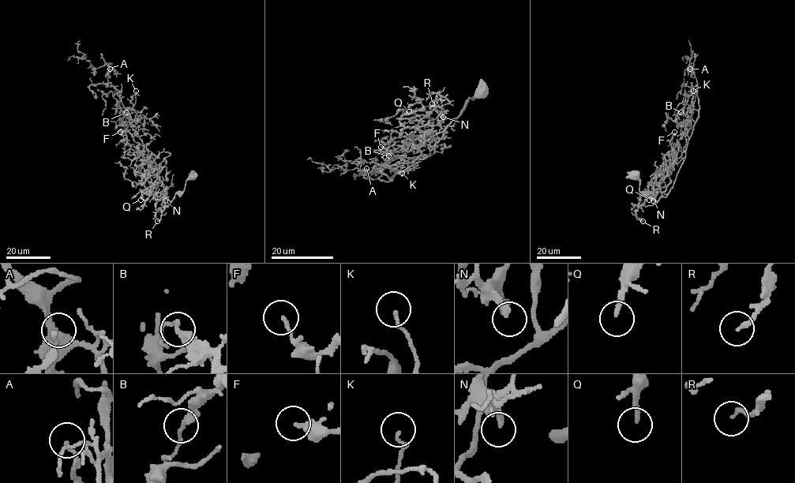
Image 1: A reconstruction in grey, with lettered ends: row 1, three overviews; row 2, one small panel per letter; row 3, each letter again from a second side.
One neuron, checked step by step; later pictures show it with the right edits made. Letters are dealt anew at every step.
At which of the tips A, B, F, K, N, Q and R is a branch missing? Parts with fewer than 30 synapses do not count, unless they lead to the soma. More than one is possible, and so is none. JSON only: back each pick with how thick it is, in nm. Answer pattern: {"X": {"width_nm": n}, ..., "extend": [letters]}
{"extend": []}

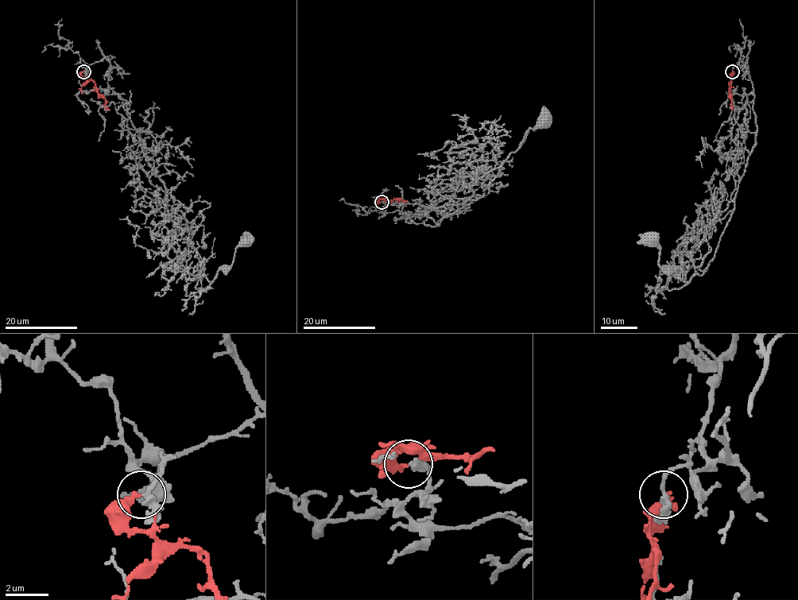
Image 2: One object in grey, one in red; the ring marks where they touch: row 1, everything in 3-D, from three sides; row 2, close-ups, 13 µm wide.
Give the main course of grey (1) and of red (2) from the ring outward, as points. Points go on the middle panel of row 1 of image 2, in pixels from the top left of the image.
1: (381, 202), (382, 211), (410, 212), (406, 222), (435, 226), (462, 206), (474, 193), (470, 187), (543, 121)
2: (381, 202), (380, 199), (394, 199), (407, 200)

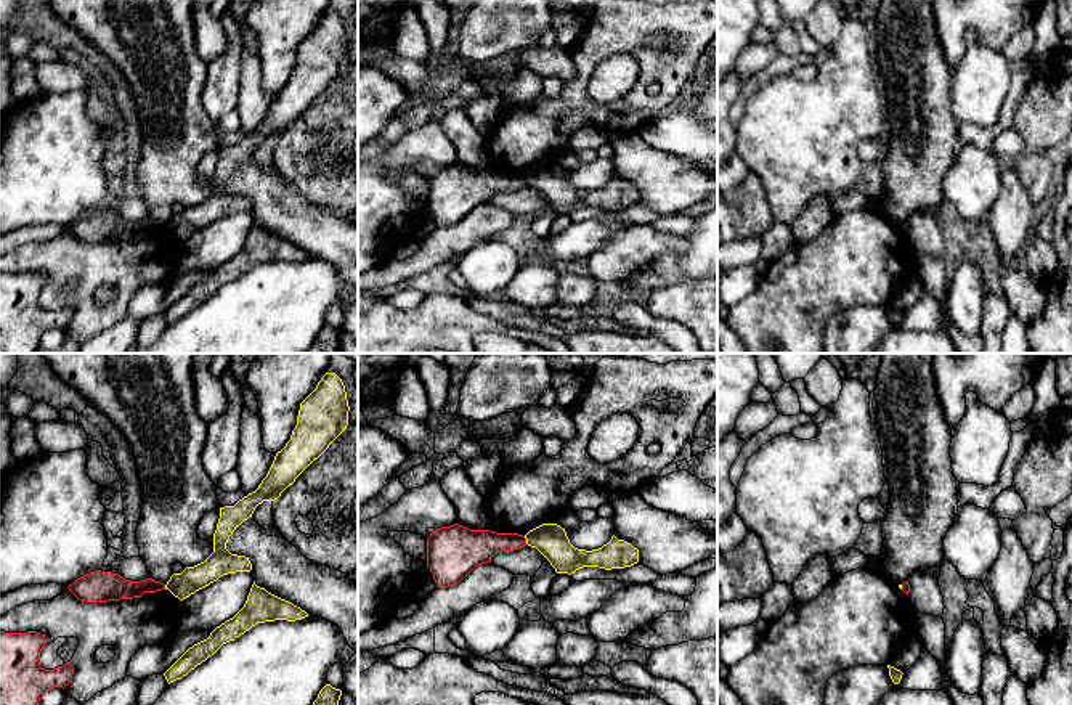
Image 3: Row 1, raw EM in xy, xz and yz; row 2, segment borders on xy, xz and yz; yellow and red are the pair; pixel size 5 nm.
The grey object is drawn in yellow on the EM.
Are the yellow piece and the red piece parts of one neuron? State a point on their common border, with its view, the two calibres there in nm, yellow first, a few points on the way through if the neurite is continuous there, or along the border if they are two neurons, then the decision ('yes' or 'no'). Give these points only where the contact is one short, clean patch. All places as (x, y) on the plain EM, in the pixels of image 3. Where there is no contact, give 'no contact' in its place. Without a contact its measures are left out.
meets yellow in xz at (527, 180); 170 nm thick on the yellow side, 170 nm on the other; border along xz (523, 177), (527, 183); no

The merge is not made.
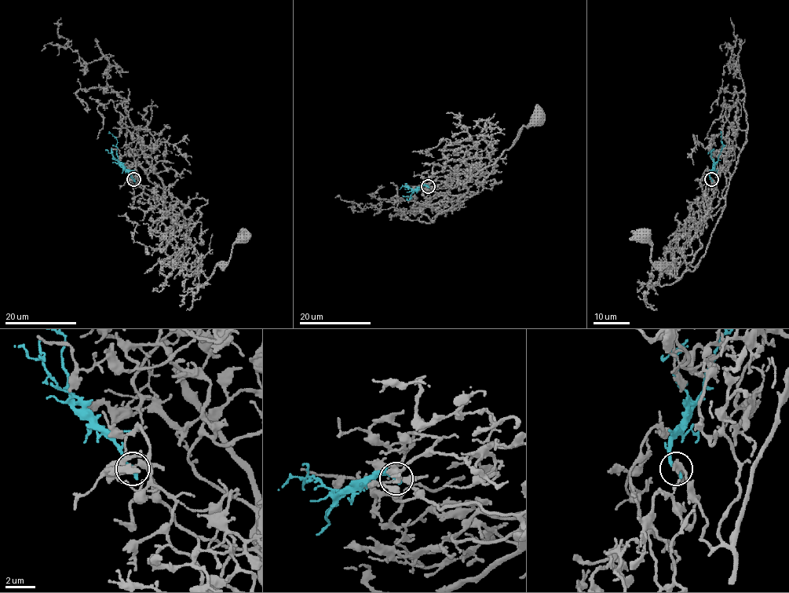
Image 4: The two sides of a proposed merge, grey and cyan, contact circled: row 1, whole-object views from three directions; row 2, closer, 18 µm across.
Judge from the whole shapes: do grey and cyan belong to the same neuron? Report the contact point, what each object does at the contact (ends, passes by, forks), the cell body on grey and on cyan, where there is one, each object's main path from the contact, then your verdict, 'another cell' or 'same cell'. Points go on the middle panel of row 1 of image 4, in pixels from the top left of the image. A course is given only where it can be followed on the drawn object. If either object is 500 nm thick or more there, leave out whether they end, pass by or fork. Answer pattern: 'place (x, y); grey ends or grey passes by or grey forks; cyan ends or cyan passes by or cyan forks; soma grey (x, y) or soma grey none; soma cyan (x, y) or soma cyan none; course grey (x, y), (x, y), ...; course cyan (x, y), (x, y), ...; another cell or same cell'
place (428, 186); grey passes by; cyan ends; soma grey (537, 118); soma cyan none; course grey (427, 187), (438, 194), (455, 195), (458, 200), (468, 190), (464, 184), (494, 162), (520, 130), (536, 118); course cyan (427, 187), (421, 184), (412, 193), (410, 199), (411, 196), (402, 195); another cell

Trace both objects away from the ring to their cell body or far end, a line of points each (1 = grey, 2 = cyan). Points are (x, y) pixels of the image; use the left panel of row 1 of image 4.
1: (133, 179), (164, 198), (173, 227), (170, 243), (190, 271), (209, 277), (242, 237)
2: (133, 179), (118, 160), (117, 140), (108, 133)

